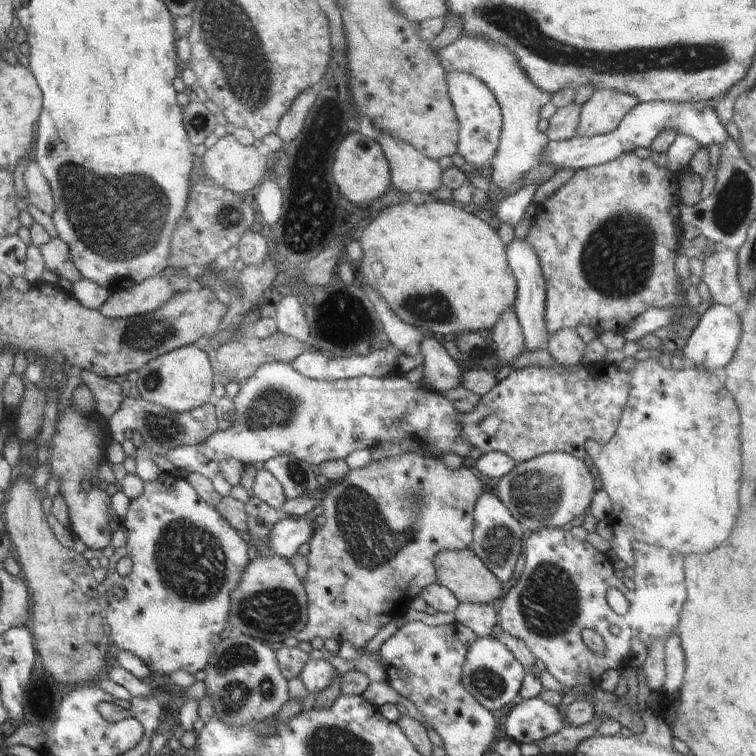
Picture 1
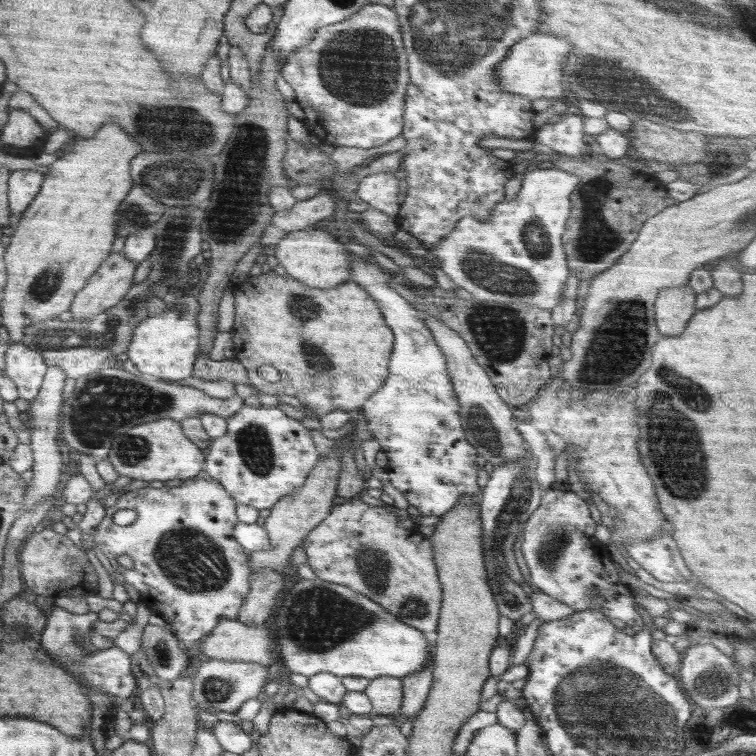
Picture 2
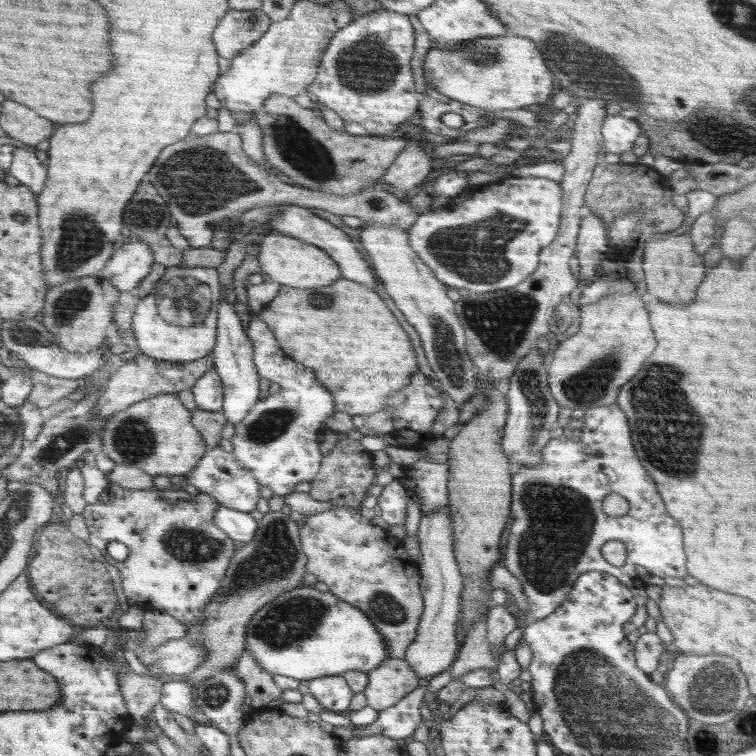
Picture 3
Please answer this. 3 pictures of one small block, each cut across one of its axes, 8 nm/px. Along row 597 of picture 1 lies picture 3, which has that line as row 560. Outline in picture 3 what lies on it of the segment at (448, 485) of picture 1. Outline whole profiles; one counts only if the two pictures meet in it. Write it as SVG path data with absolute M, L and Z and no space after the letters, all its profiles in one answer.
M336 506L310 515L299 531L307 556L306 570L324 582L336 597L368 615L385 638L390 657L403 659L408 646L415 641L424 611L419 564L408 555L403 540L372 524L360 513Z

